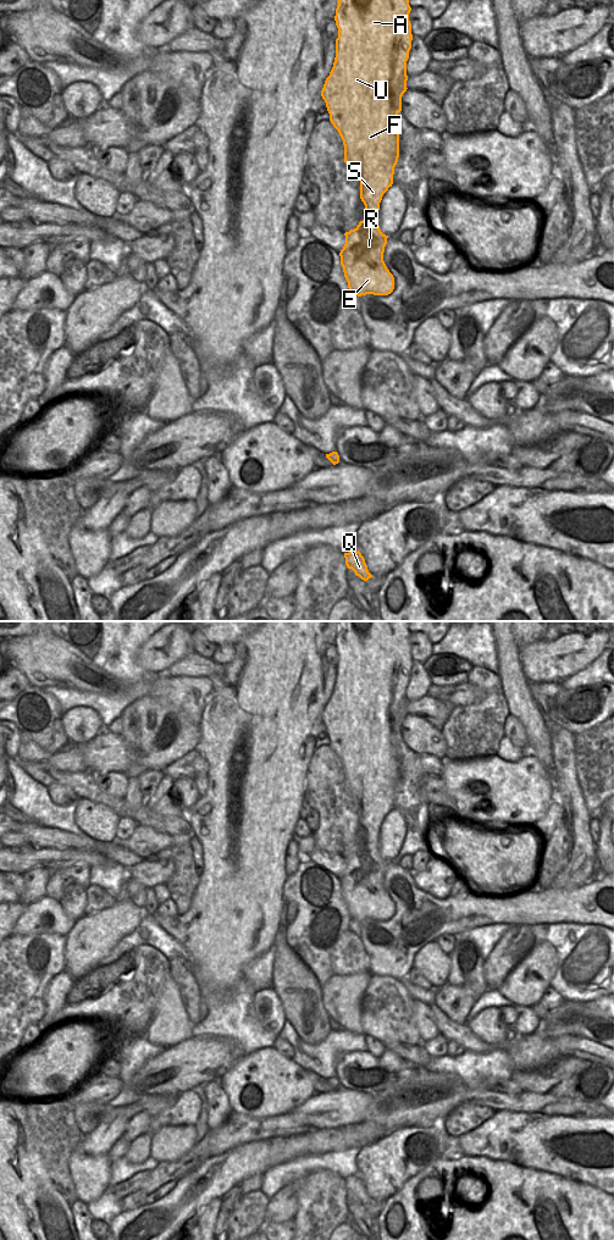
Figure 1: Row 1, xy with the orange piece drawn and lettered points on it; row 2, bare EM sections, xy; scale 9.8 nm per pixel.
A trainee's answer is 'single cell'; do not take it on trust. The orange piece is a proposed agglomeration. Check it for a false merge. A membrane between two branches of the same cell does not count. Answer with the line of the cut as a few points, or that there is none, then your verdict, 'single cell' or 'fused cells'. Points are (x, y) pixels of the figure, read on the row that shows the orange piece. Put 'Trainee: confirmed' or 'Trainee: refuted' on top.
Trainee: confirmed
no cut; single cell

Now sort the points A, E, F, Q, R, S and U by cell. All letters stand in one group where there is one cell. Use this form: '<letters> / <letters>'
A E F Q R S U

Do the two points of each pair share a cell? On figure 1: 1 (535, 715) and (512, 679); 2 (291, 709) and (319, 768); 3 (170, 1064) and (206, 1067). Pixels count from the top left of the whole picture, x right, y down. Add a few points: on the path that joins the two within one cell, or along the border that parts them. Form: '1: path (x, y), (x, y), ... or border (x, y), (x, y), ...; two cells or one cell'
1: path (526, 707), (519, 699), (515, 687); one cell
2: border (315, 748), (306, 770), (305, 782); two cells
3: path (178, 1064), (198, 1064); one cell

